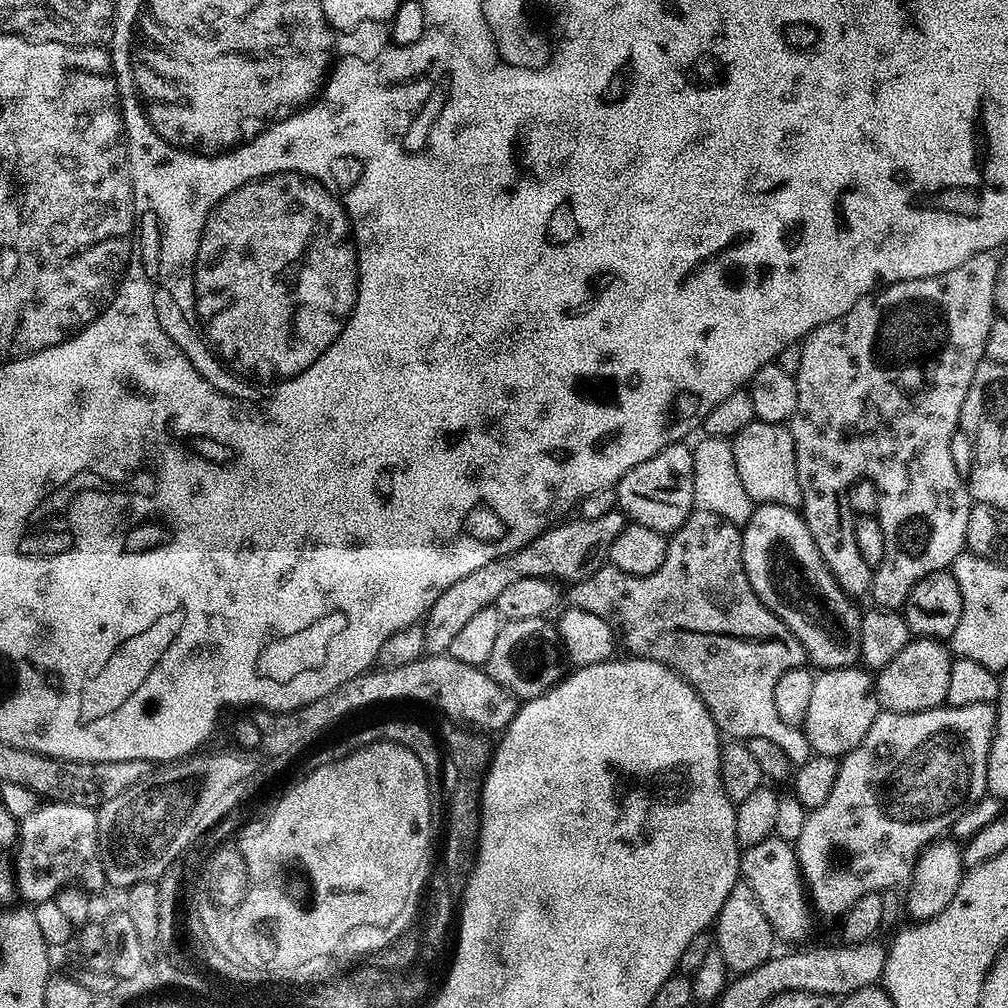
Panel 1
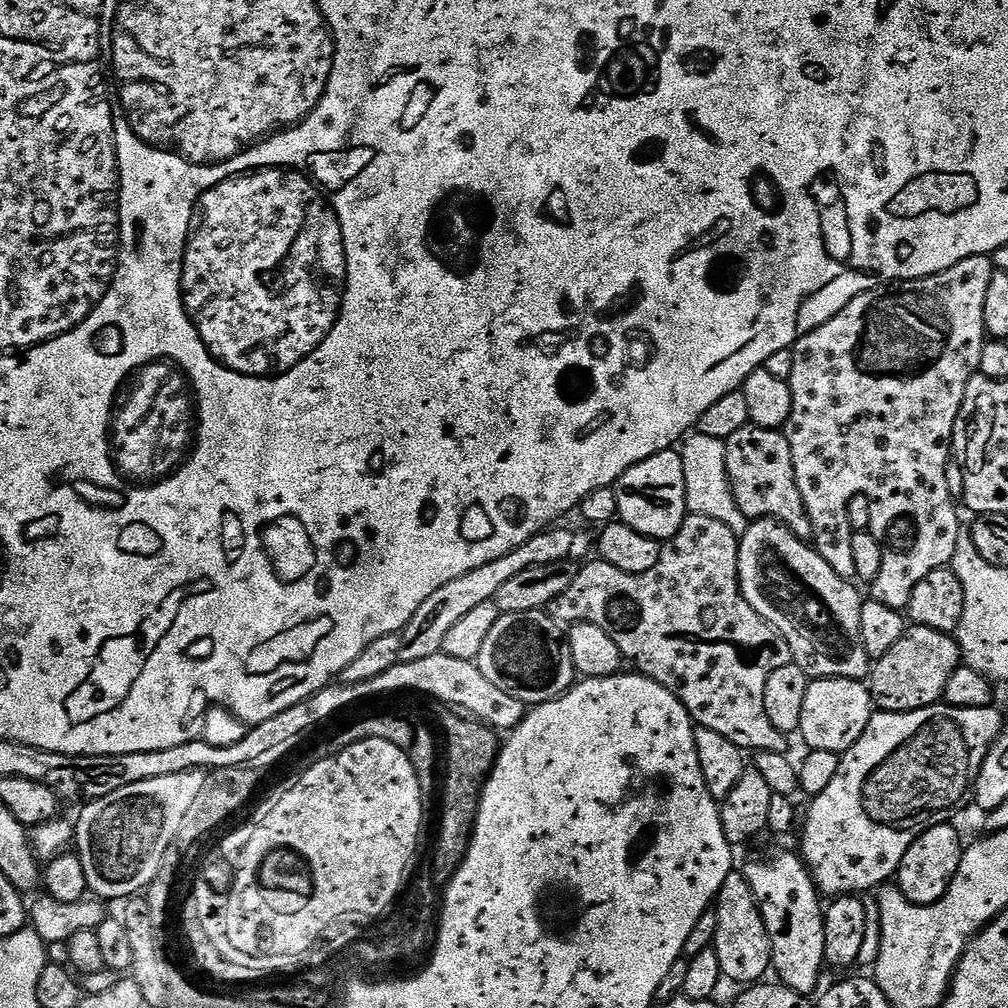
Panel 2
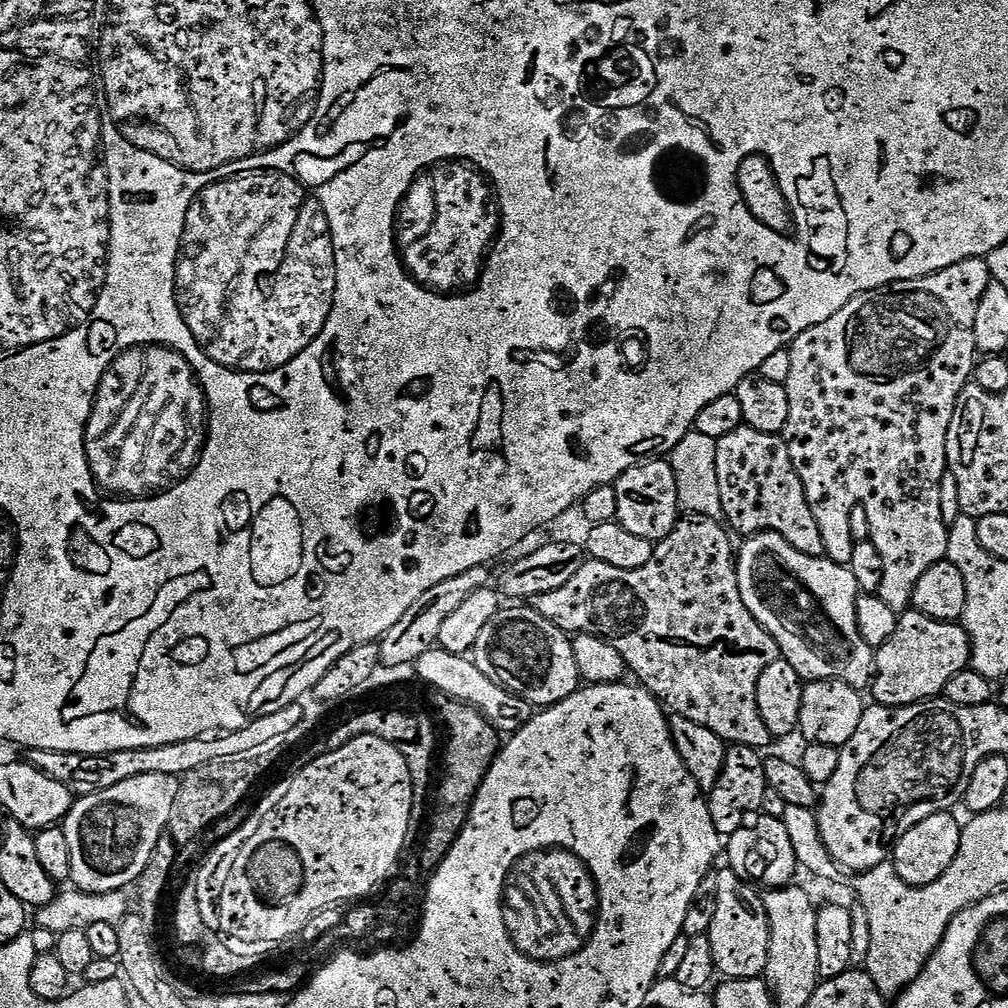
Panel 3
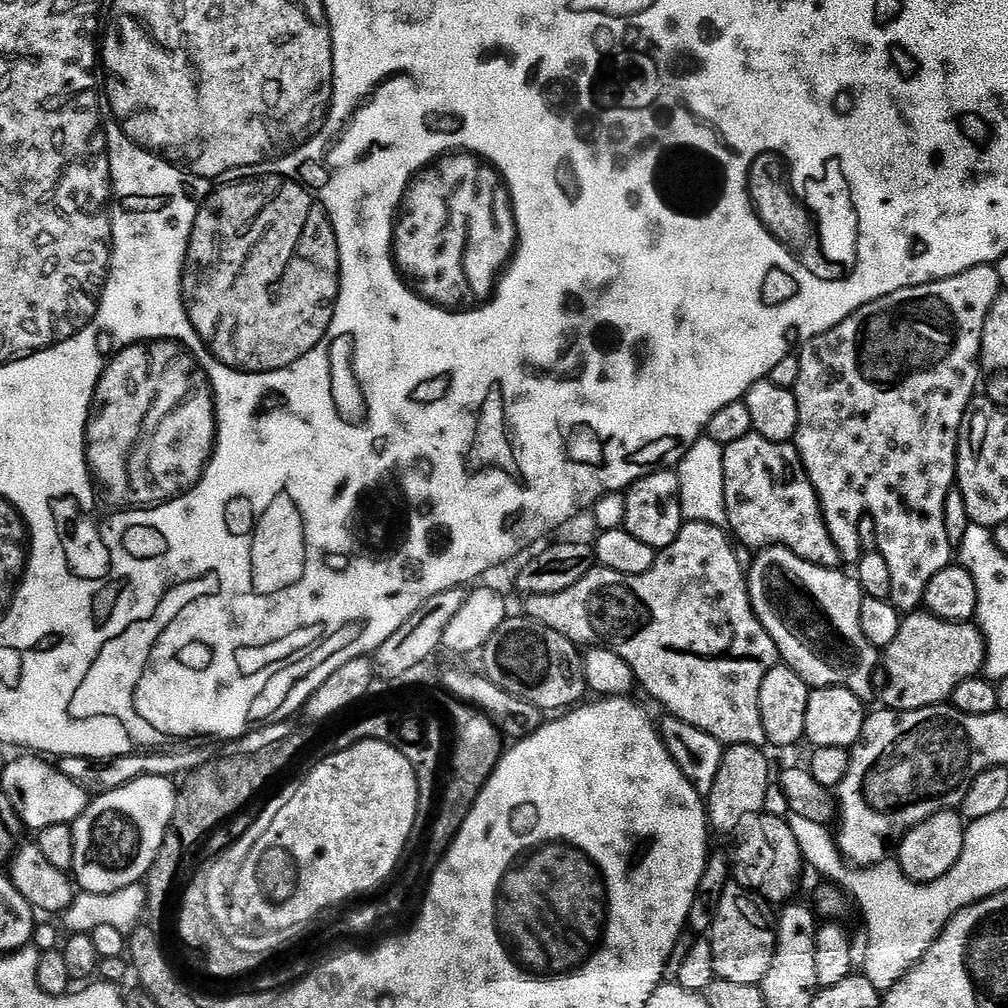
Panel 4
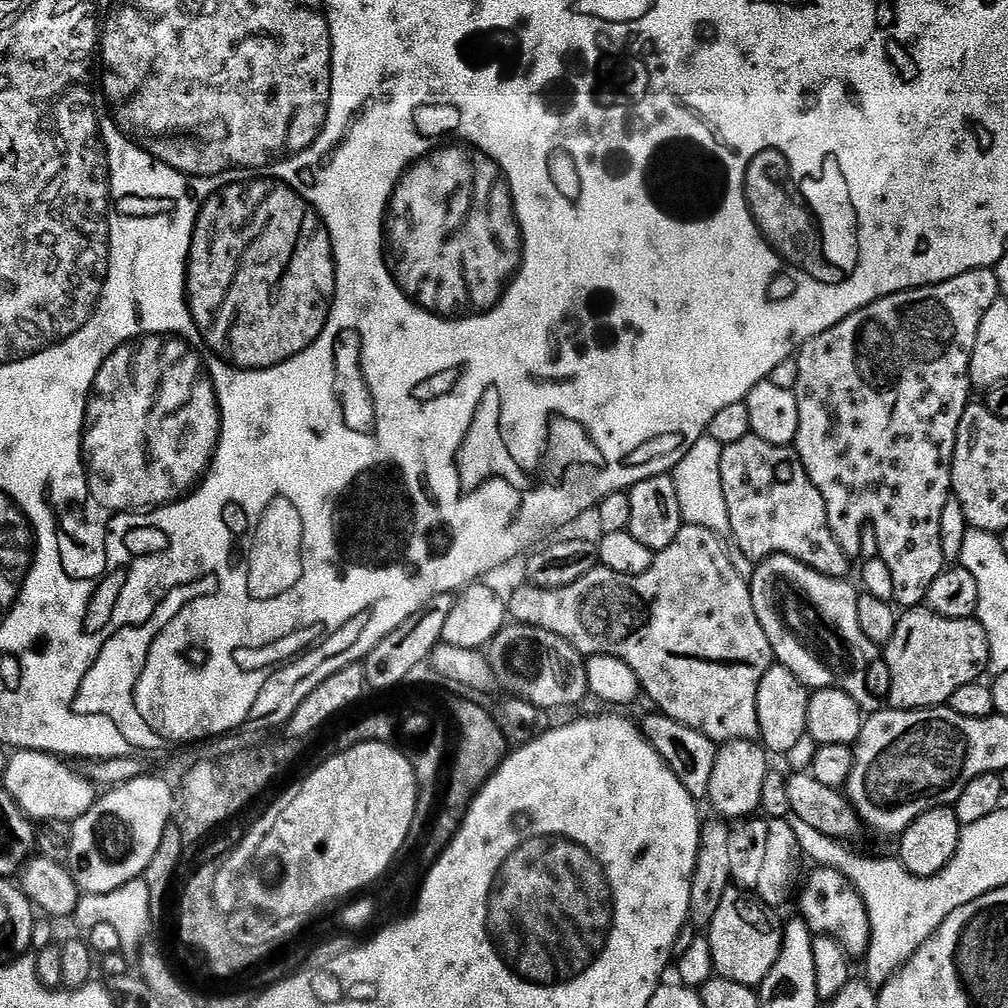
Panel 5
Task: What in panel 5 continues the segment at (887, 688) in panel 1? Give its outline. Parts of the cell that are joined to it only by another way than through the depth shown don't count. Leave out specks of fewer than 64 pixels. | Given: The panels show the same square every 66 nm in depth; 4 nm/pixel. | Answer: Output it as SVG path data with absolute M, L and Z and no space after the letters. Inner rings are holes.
M927 606L907 609L897 619L890 642L883 649L882 662L888 667L888 700L893 709L911 712L913 708L947 705L950 694L961 686L977 683L988 666L986 630L980 621L939 616Z

